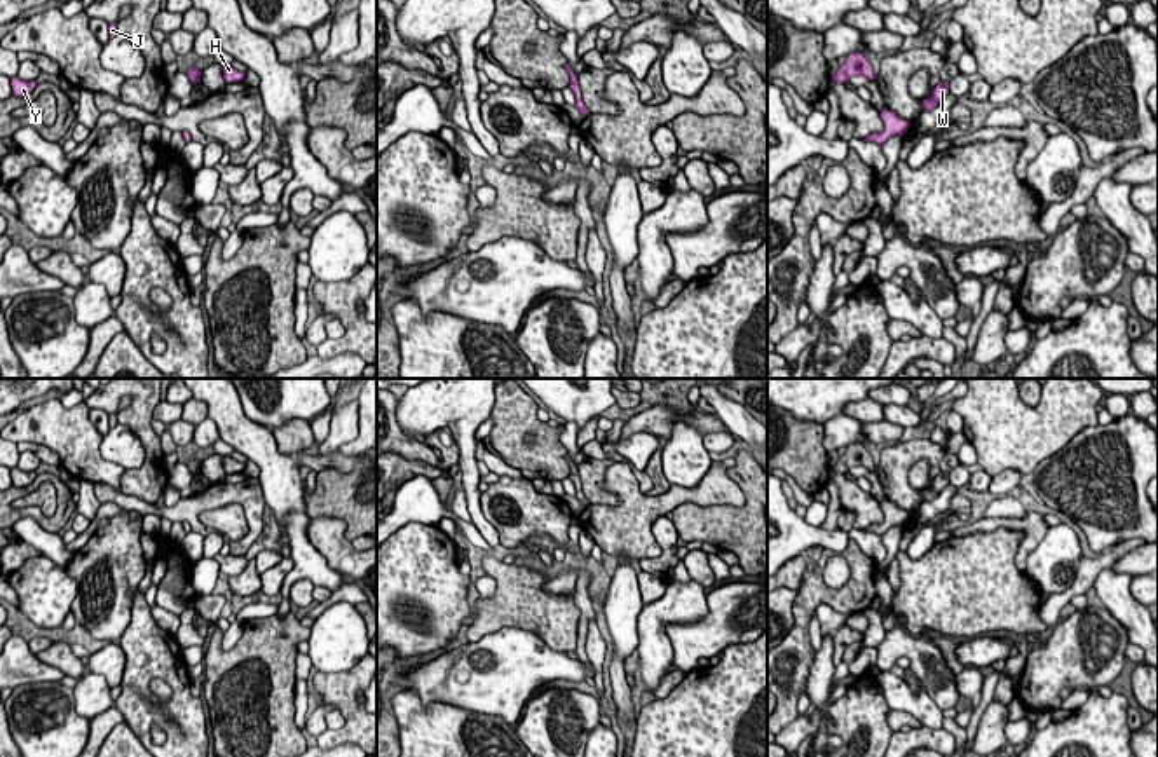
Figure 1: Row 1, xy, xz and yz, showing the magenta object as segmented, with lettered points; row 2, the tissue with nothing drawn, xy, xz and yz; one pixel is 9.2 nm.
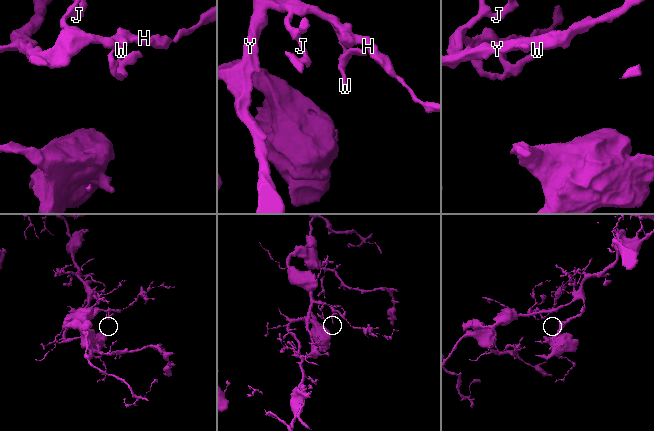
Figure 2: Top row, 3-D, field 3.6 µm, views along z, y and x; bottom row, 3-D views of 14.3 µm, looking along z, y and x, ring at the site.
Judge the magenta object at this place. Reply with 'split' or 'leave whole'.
split

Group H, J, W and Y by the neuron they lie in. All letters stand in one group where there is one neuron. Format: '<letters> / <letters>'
H J Y / W

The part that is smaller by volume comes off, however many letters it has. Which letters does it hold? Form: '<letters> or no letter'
W

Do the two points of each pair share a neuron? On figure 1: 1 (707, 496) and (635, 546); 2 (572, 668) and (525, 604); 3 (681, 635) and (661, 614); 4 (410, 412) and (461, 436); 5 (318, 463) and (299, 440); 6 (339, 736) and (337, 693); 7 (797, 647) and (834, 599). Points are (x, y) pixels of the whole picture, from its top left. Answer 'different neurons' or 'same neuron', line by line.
1: same neuron
2: different neurons
3: different neurons
4: same neuron
5: different neurons
6: same neuron
7: same neuron

